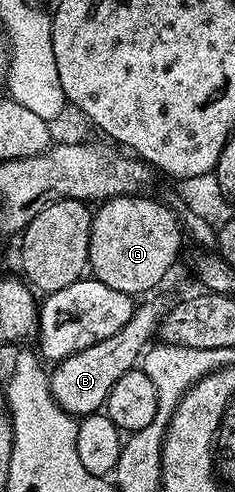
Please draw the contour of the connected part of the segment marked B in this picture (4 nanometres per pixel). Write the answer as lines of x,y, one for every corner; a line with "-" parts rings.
151,302
145,303
144,306
142,303
131,317
129,324
121,328
121,332
54,363
49,374
51,401
64,413
72,416
86,416
102,411
106,407
107,397
113,384
117,384
117,380
128,377
134,371
131,370
134,366
136,369
137,363
152,341
151,334
153,338
160,321
161,310

